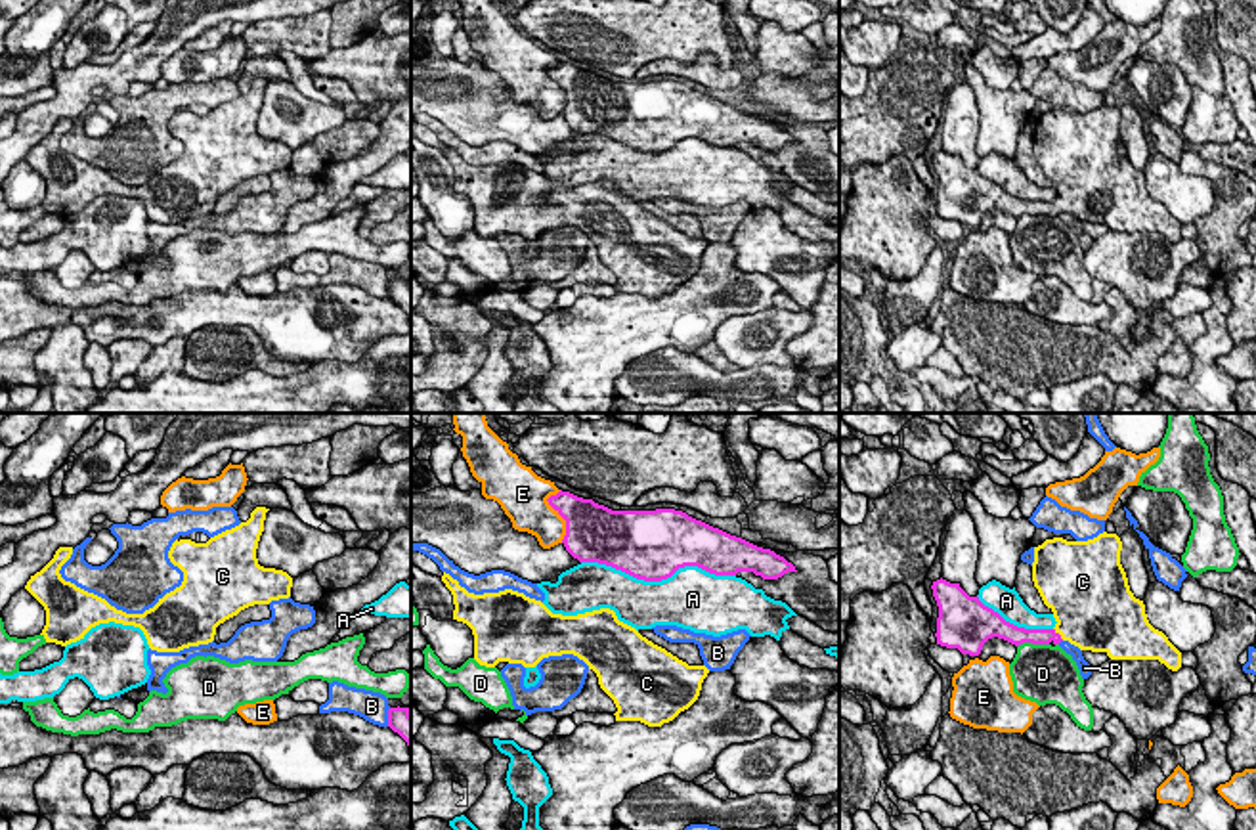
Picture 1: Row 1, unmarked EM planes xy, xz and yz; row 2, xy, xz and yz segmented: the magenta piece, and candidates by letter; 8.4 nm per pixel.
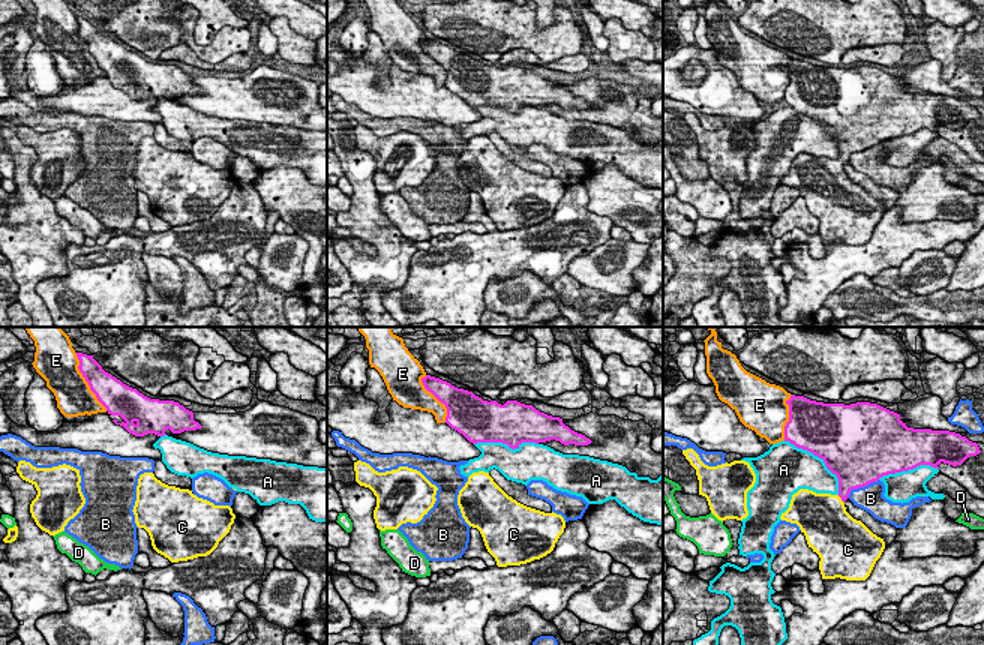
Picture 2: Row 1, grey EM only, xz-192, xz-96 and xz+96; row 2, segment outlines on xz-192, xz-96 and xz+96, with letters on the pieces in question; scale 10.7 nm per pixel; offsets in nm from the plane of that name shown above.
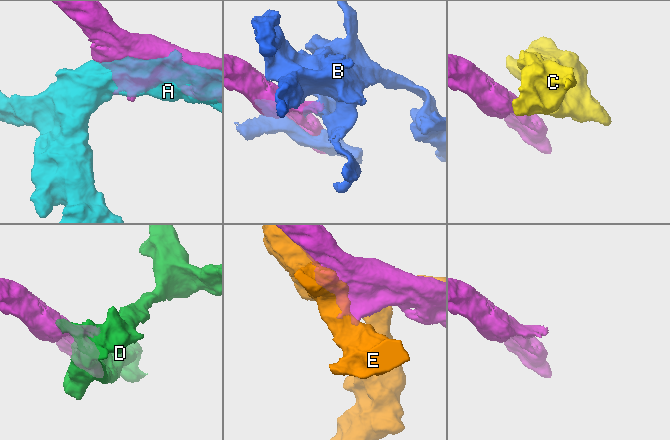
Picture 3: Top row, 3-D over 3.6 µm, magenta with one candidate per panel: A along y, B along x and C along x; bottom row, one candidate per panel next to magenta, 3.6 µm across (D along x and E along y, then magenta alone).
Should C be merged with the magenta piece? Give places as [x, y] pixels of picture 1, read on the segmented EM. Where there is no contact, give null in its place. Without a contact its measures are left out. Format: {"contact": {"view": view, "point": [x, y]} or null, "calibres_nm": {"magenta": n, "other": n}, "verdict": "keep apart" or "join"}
{"contact": {"view": "yz", "point": [1058, 633]}, "calibres_nm": {"magenta": 130, "other": 460}, "verdict": "join"}

